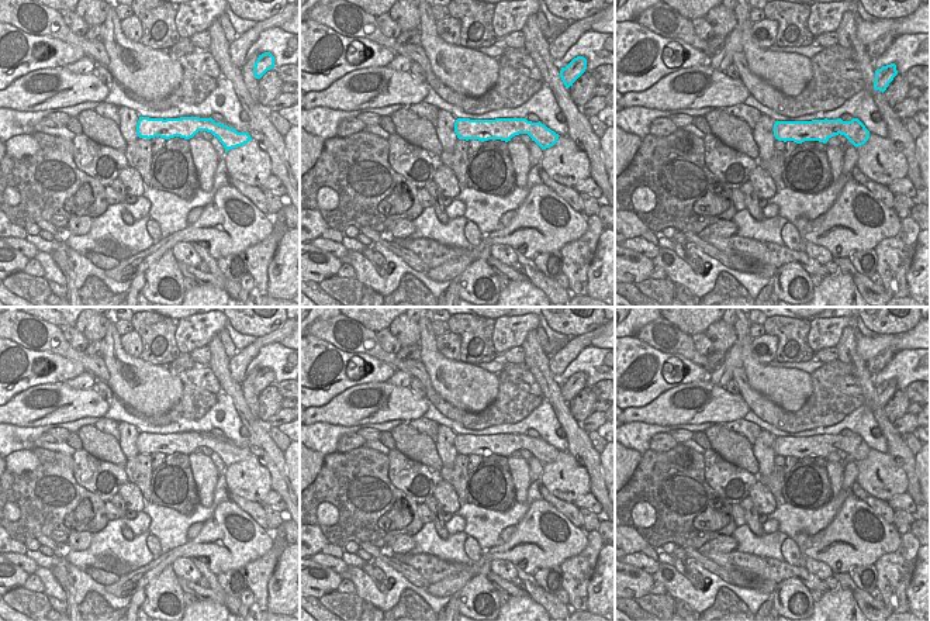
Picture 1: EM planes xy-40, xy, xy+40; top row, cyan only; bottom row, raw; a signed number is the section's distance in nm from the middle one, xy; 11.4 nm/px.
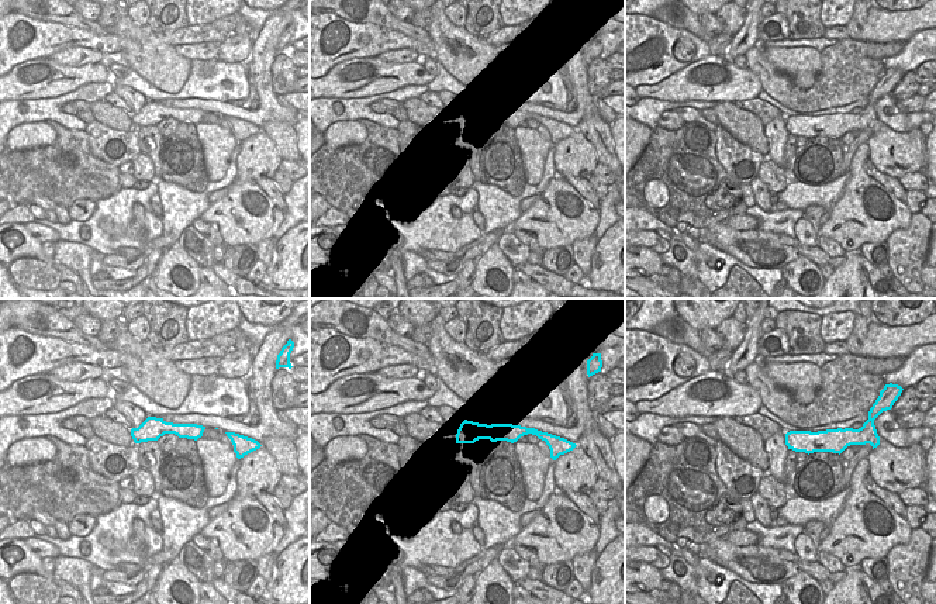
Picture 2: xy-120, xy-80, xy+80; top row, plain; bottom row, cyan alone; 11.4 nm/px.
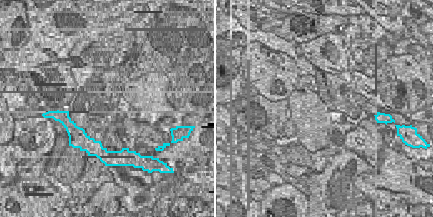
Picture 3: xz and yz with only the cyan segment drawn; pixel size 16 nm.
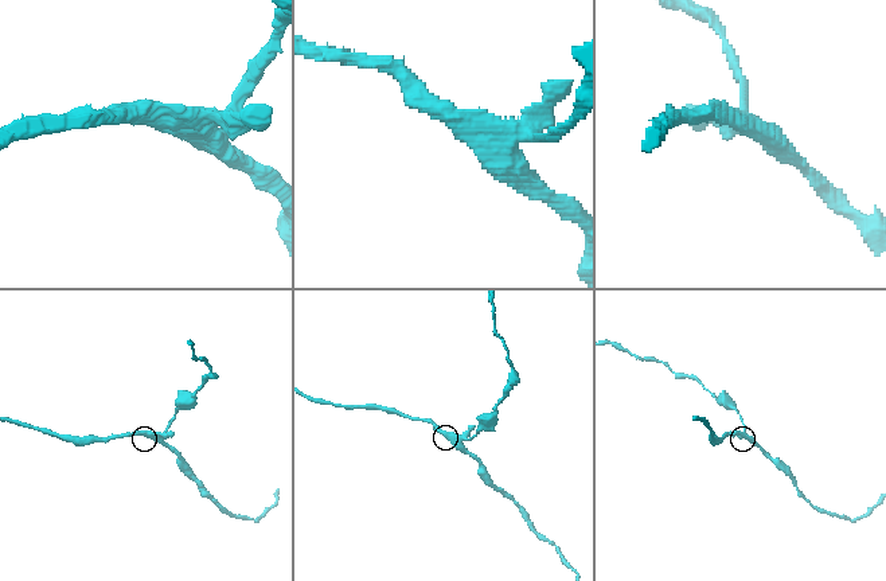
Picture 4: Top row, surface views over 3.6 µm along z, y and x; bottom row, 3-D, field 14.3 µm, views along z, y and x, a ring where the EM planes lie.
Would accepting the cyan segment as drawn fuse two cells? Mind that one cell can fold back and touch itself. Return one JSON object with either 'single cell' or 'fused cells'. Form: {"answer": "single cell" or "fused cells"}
{"answer": "fused cells"}

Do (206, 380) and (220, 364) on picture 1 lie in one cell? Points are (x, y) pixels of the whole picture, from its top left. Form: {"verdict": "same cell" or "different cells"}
{"verdict": "different cells"}

